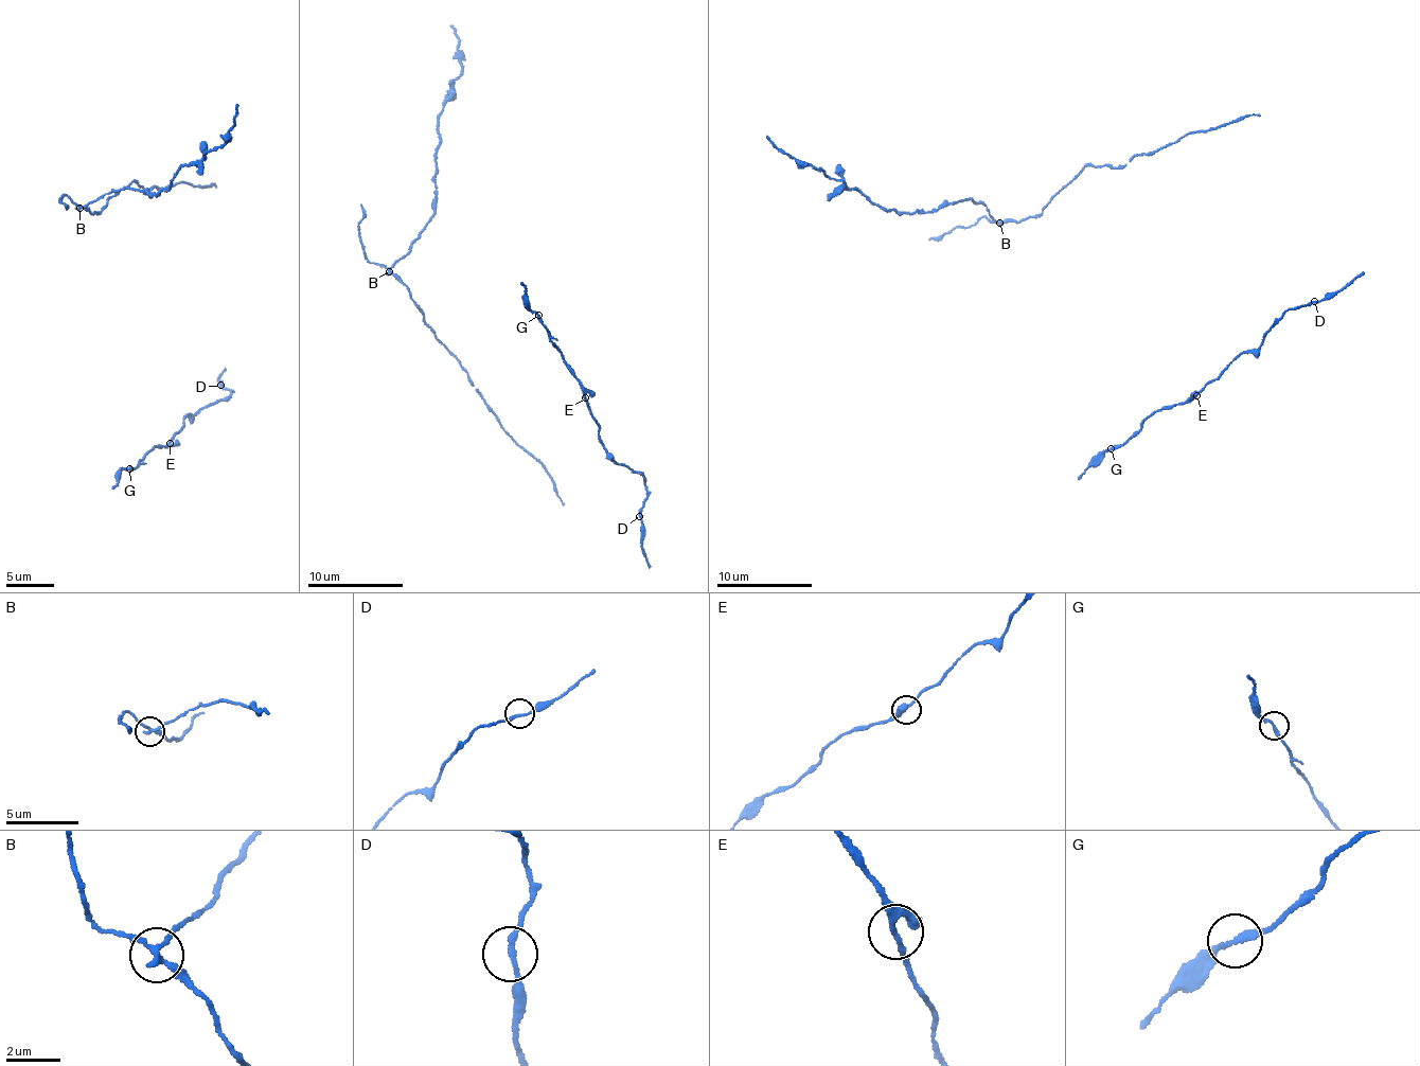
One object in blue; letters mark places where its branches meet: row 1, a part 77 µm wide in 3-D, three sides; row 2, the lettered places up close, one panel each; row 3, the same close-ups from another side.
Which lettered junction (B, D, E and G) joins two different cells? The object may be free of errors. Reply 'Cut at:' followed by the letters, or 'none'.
Cut at: B

